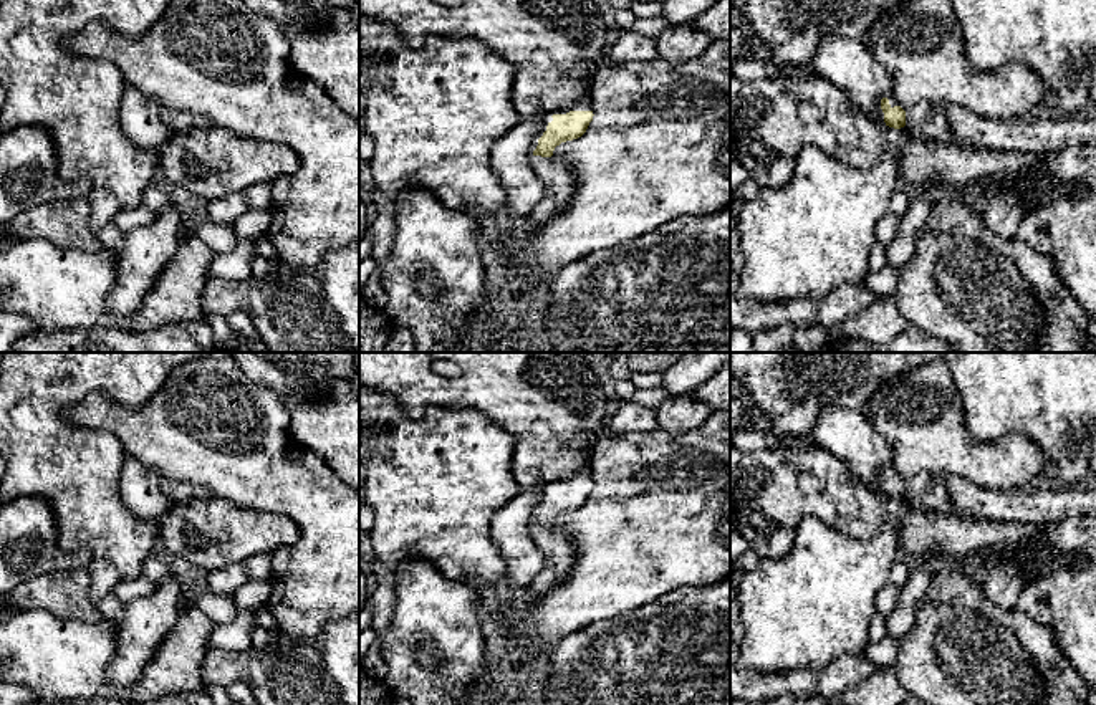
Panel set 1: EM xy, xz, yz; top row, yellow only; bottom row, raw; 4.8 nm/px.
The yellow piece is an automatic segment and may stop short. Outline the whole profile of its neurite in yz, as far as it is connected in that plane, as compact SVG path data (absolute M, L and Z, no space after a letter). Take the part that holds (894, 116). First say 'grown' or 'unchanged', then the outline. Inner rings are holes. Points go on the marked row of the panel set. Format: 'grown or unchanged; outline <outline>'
grown; outline M886 94L879 104L866 113L876 122L884 122L887 127L901 129L921 124L934 109L942 109L950 121L955 141L965 142L977 149L997 149L1031 152L1040 156L1055 156L1070 147L1096 147L1096 116L1058 116L1058 118L1023 118L1015 121L985 119L965 108L950 103L919 103L909 109L902 109L892 94Z

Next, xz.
grown; outline M589 79L588 89L573 104L550 111L541 118L541 129L531 142L531 164L545 185L540 204L528 217L531 228L541 227L560 213L574 190L576 175L571 167L553 156L556 146L581 137L593 121Z

